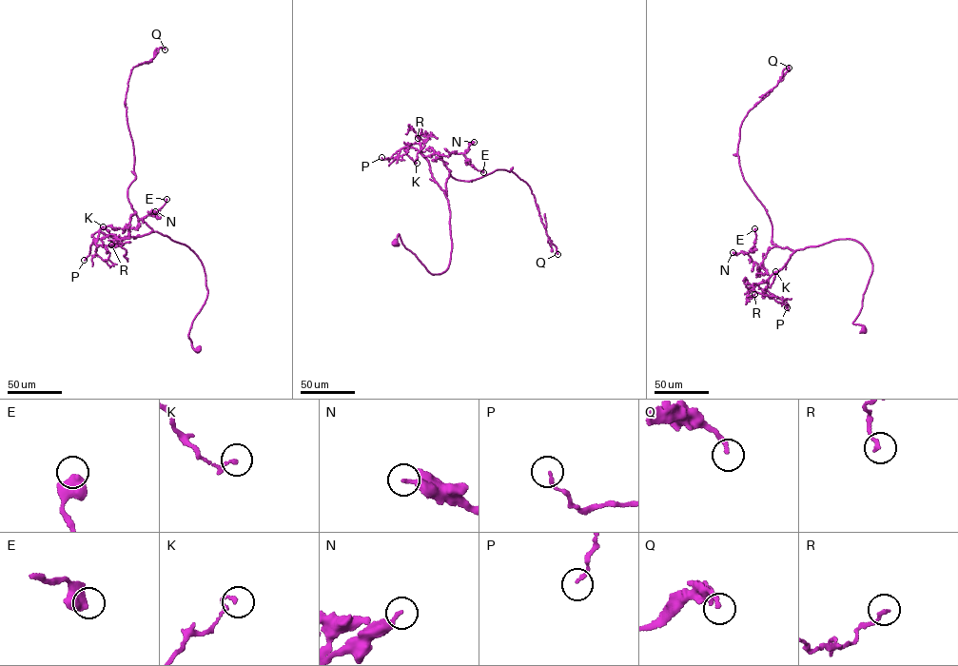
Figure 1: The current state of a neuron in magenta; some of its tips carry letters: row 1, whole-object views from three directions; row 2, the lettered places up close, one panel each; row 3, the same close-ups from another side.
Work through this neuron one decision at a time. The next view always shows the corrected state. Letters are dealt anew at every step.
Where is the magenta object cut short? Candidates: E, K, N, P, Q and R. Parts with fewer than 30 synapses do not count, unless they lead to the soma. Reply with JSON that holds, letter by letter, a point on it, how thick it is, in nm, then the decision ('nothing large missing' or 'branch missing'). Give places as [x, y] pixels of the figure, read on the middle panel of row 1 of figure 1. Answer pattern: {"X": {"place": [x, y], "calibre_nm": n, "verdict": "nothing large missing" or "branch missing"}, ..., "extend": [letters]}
{"E": {"place": [483, 172], "calibre_nm": 420, "verdict": "nothing large missing"}, "K": {"place": [417, 163], "calibre_nm": 150, "verdict": "nothing large missing"}, "N": {"place": [474, 142], "calibre_nm": 280, "verdict": "nothing large missing"}, "P": {"place": [381, 157], "calibre_nm": 150, "verdict": "nothing large missing"}, "Q": {"place": [557, 254], "calibre_nm": 190, "verdict": "nothing large missing"}, "R": {"place": [418, 138], "calibre_nm": 170, "verdict": "nothing large missing"}, "extend": []}

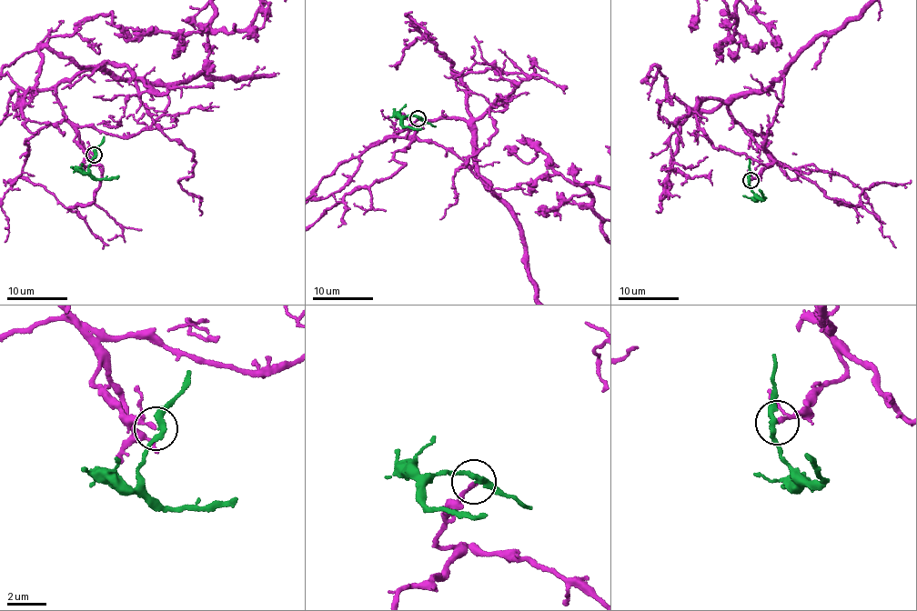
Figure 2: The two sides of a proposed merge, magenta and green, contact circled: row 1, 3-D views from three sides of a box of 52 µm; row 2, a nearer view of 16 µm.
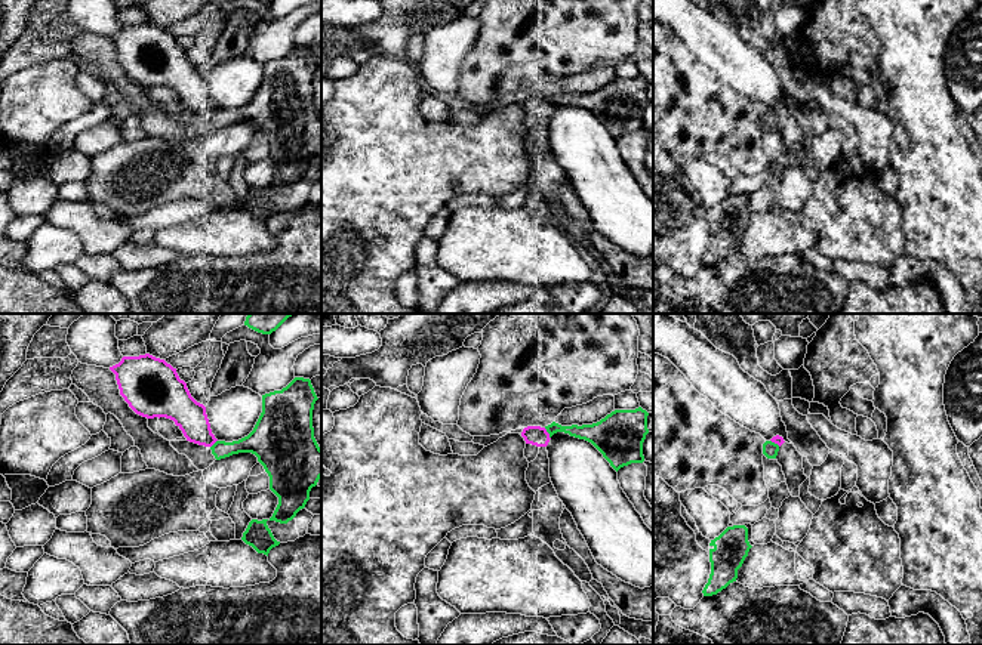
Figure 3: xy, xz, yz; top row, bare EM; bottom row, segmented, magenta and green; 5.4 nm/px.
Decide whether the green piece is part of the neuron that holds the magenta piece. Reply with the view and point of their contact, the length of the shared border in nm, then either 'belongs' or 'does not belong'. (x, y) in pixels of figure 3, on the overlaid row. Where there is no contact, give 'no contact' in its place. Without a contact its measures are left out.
contact xz (548, 434); length 70 nm; does not belong

